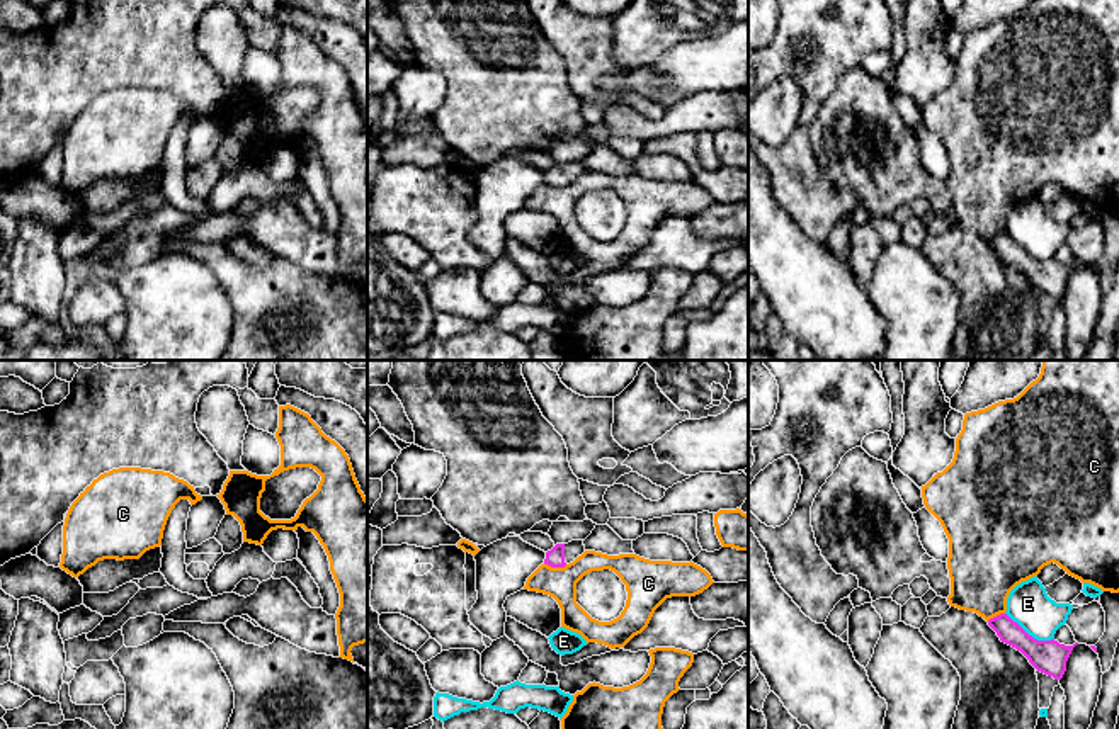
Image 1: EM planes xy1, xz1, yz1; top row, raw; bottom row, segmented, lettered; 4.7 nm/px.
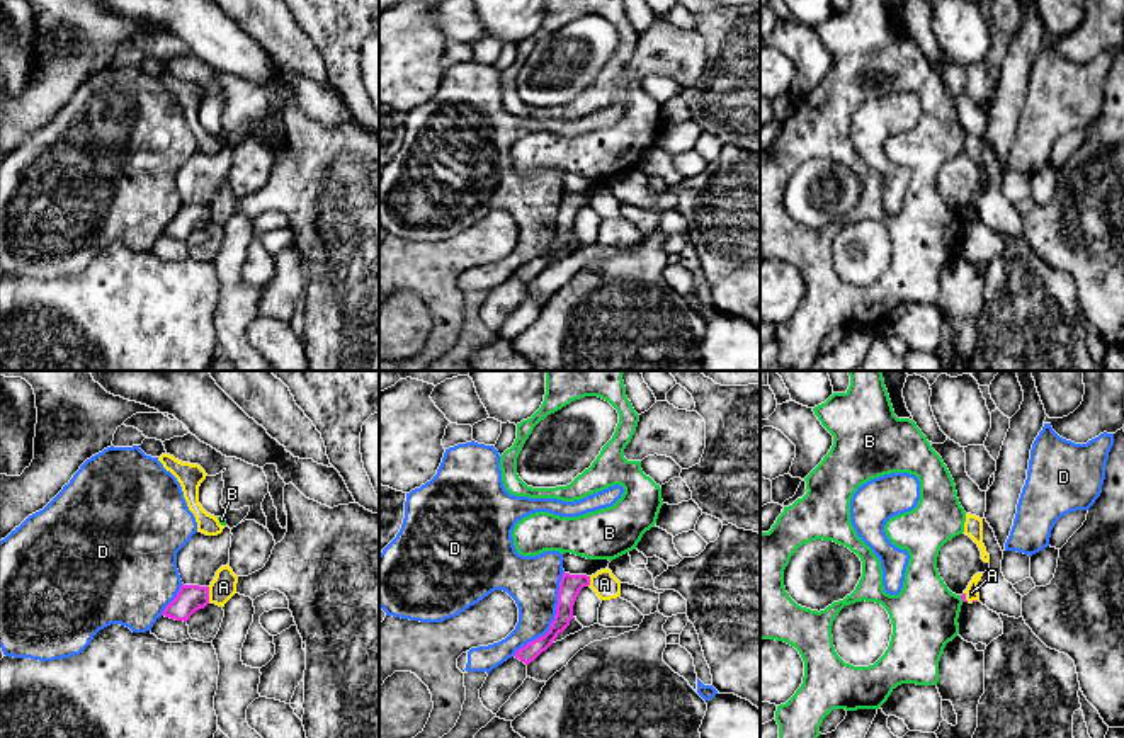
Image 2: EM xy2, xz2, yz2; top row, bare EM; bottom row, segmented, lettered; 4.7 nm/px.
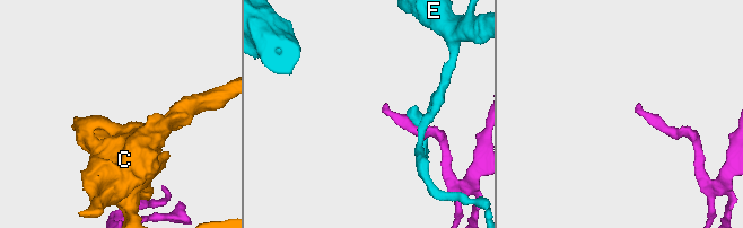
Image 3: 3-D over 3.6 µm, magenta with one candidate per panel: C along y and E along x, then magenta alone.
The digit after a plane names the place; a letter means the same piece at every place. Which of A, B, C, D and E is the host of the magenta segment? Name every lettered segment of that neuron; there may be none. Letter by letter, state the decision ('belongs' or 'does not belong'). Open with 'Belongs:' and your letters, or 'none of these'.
Belongs: none of these
A: does not belong
B: does not belong
C: does not belong
D: does not belong
E: does not belong

